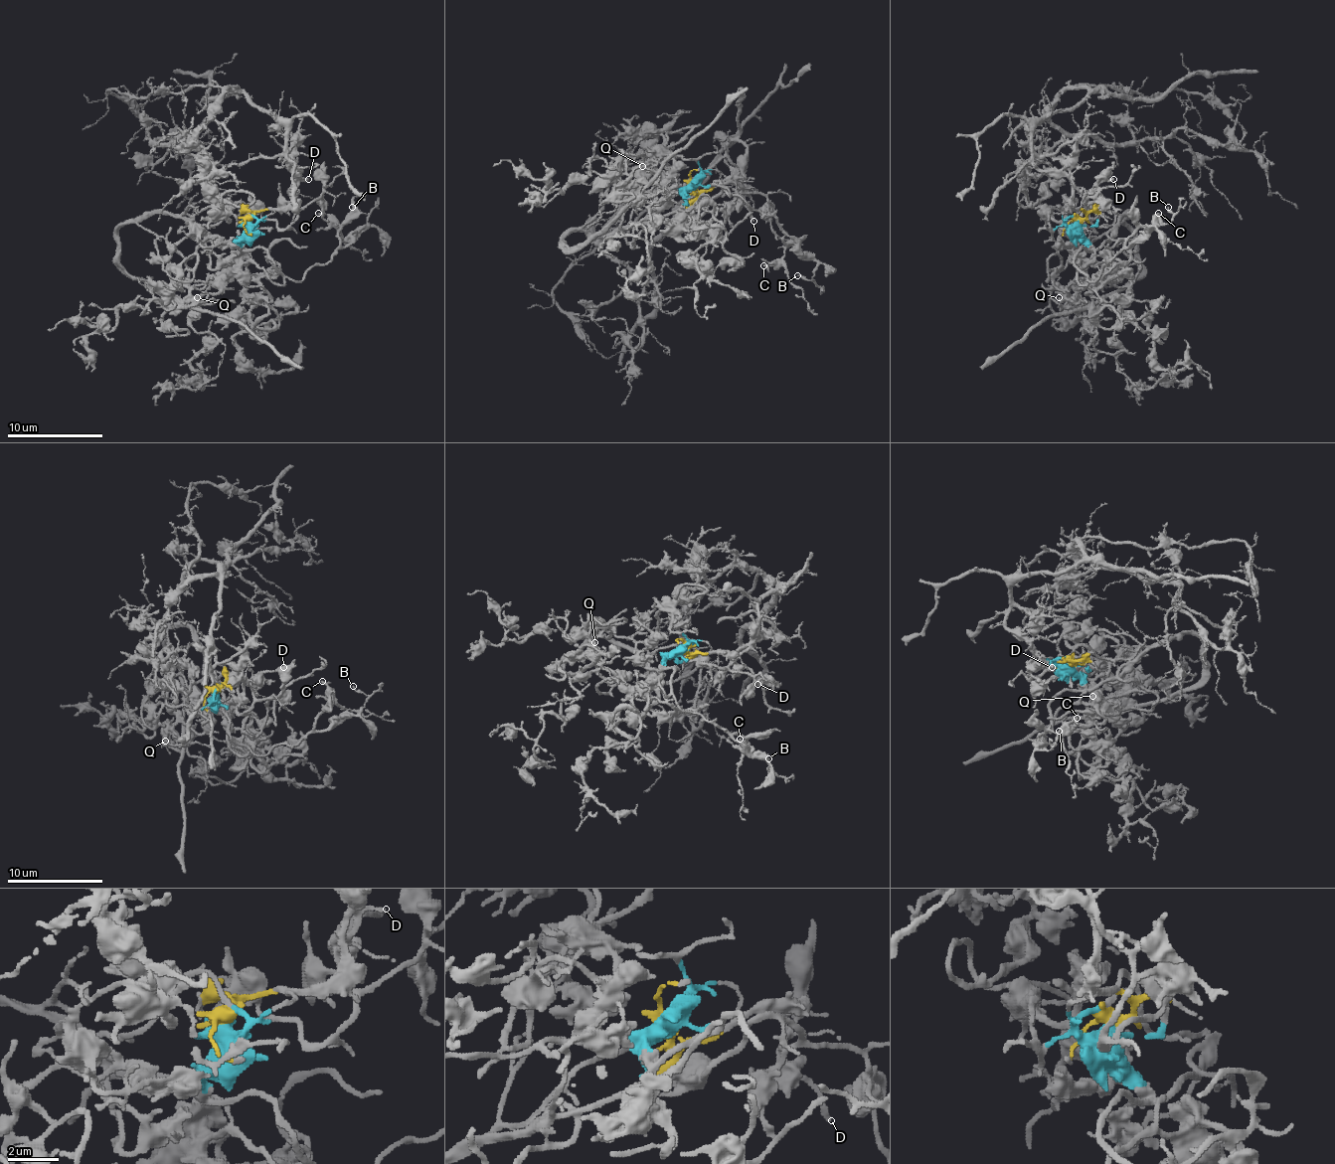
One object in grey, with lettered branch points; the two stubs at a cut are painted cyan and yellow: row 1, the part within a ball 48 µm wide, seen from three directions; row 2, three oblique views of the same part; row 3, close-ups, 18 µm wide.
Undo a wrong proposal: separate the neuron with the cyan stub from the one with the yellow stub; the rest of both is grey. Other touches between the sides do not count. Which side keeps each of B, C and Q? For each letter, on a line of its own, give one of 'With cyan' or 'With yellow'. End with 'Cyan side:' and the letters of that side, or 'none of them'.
B: With cyan
C: With cyan
Q: With cyan
Cyan side: B, C, Q

